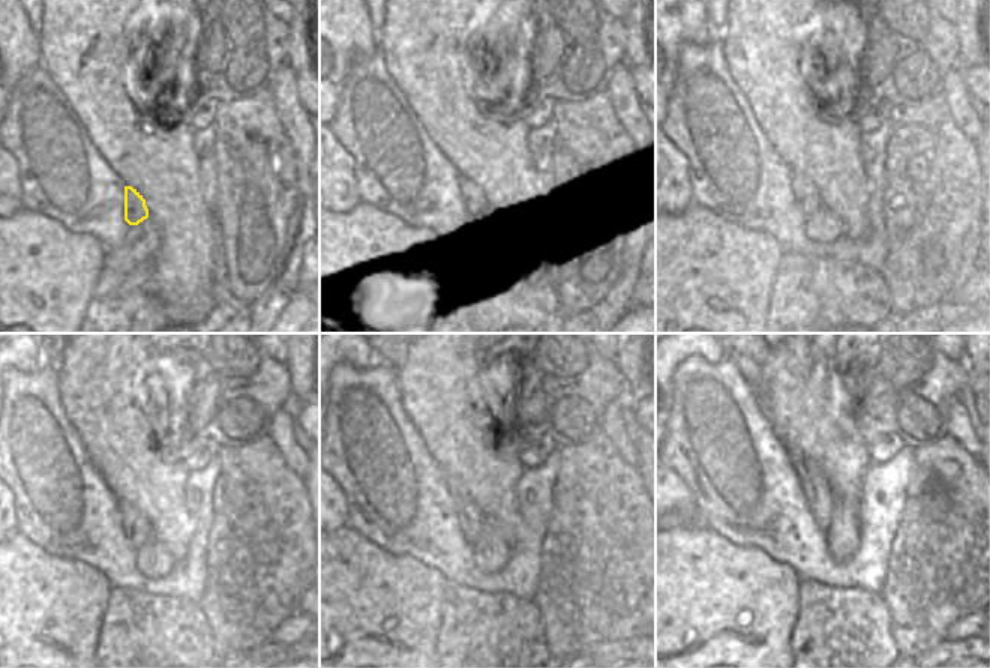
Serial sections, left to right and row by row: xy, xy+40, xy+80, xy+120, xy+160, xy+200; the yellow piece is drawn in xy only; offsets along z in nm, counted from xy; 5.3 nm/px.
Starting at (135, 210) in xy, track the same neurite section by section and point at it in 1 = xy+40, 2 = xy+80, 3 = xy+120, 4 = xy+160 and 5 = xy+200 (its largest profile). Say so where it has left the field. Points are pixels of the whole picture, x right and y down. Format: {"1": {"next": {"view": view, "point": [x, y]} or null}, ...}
{"1": {"next": {"view": "xy+40", "point": [473, 206]}}, "2": {"next": {"view": "xy+80", "point": [806, 194]}}, "3": {"next": {"view": "xy+120", "point": [137, 529]}}, "4": {"next": {"view": "xy+160", "point": [473, 523]}}, "5": {"next": {"view": "xy+200", "point": [818, 493]}}}

